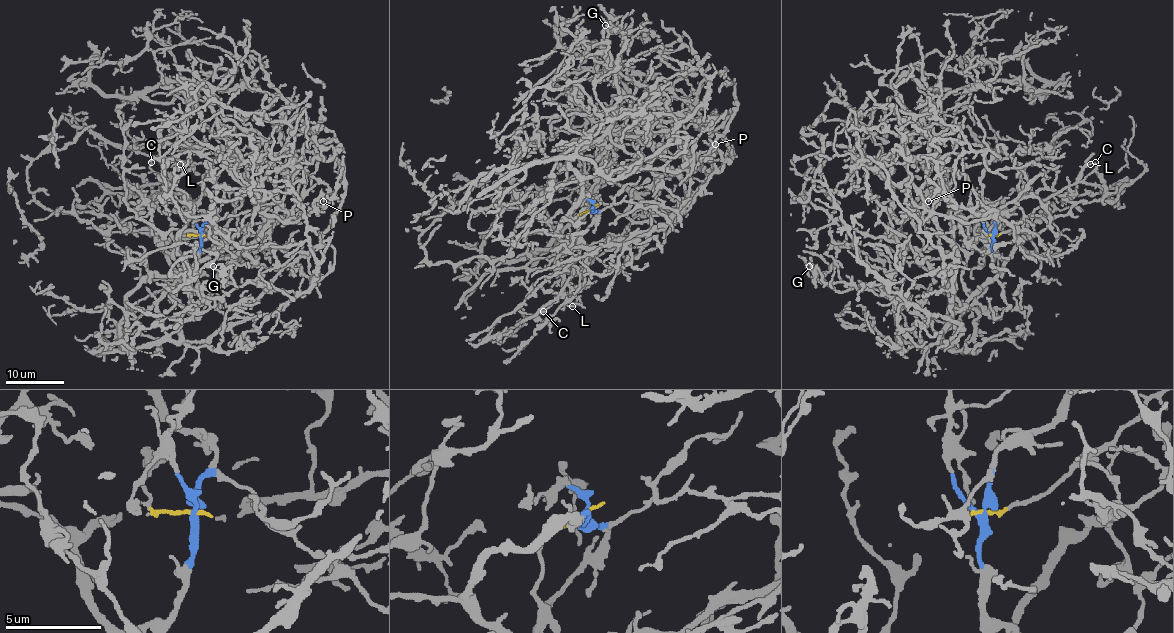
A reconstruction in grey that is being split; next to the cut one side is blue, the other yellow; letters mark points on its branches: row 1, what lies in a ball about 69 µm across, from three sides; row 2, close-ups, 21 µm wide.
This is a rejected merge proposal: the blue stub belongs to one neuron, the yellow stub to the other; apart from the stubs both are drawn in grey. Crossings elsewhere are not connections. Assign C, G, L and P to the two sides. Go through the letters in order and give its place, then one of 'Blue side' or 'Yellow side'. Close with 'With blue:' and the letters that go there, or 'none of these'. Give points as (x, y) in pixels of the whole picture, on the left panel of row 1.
C: Place: (151, 162). Yellow side
G: Place: (213, 266). Blue side
L: Place: (180, 164). Yellow side
P: Place: (323, 201). Blue side
With blue: G, P

